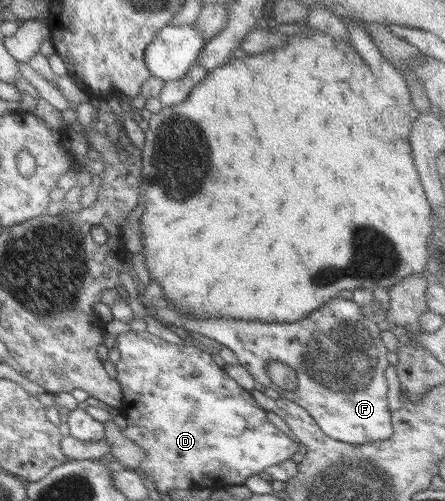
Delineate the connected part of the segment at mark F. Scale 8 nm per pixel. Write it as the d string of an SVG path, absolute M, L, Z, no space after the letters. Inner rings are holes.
M342 298L330 299L324 306L315 309L305 319L295 323L258 323L256 321L239 321L238 319L201 319L184 317L178 310L168 307L168 301L161 299L148 315L161 323L173 324L189 333L198 333L208 339L230 348L238 358L238 363L245 367L260 385L270 385L268 377L262 377L262 367L266 374L266 366L270 360L278 360L288 364L296 371L296 390L288 393L284 389L275 389L282 398L288 399L302 407L318 424L326 436L339 442L352 445L382 442L394 433L391 411L388 407L388 383L385 371L389 366L386 359L387 349L382 345L381 331L377 323L369 321L361 313L361 306L354 301Z

